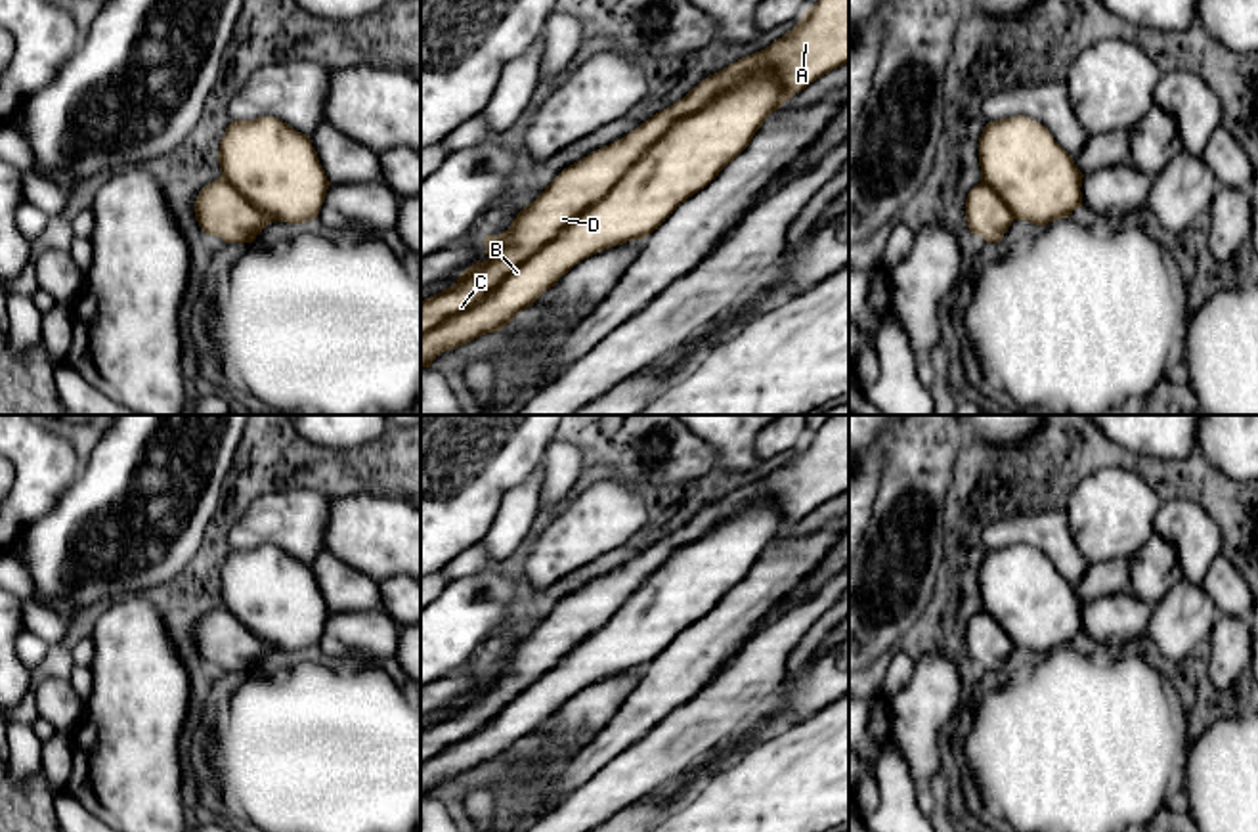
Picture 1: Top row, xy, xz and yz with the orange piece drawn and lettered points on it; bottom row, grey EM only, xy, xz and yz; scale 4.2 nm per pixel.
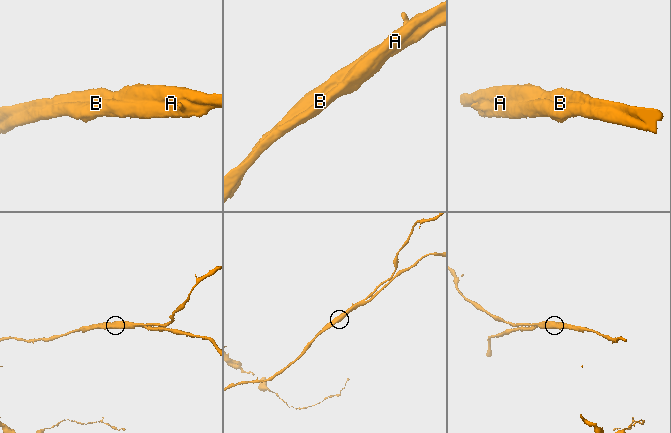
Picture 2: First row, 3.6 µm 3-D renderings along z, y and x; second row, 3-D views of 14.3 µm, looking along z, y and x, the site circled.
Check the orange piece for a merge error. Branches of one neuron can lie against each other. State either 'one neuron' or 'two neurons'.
two neurons

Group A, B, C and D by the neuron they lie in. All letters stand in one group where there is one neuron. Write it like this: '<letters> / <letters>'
A C D / B

